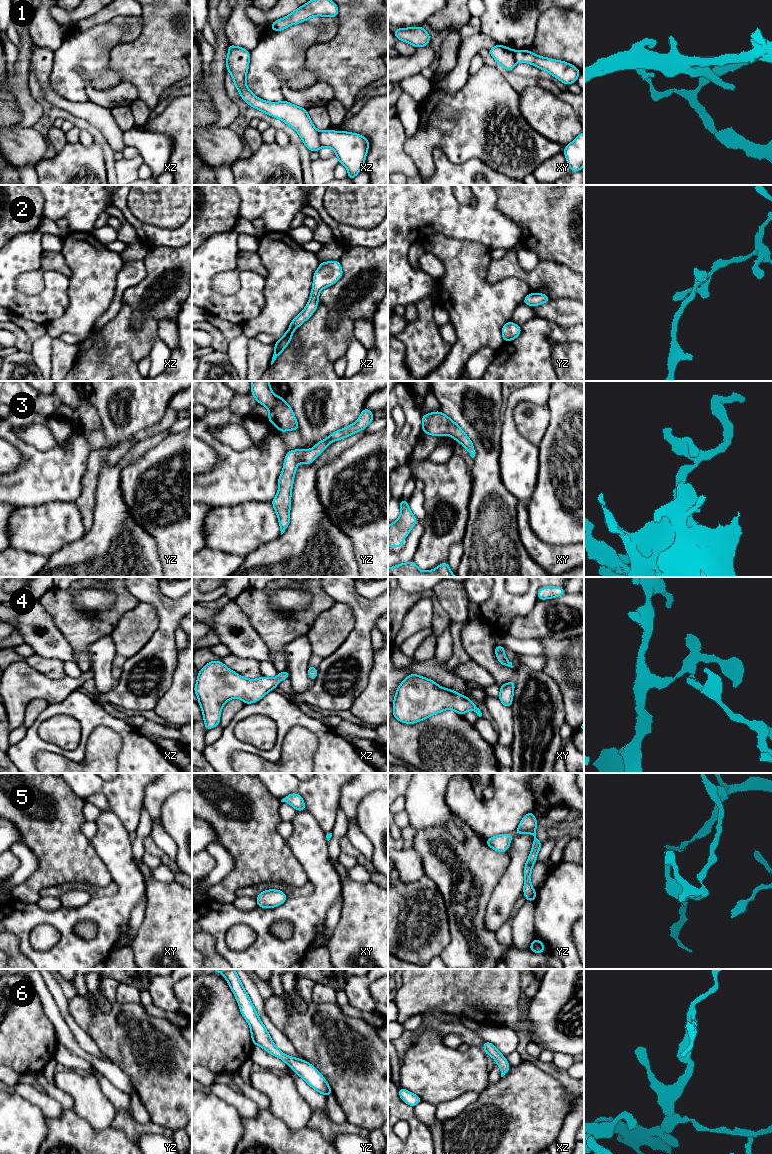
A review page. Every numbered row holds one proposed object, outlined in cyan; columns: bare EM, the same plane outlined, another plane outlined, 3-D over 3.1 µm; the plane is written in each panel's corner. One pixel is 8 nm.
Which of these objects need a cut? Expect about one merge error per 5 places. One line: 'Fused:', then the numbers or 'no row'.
Fused: 1

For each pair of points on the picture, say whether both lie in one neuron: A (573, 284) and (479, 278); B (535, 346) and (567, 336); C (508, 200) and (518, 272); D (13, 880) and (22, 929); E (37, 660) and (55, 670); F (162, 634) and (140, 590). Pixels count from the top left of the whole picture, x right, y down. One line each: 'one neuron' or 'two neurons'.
A: two neurons
B: one neuron
C: two neurons
D: two neurons
E: one neuron
F: one neuron

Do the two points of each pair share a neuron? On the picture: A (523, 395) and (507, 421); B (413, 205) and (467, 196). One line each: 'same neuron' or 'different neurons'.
A: same neuron
B: different neurons

